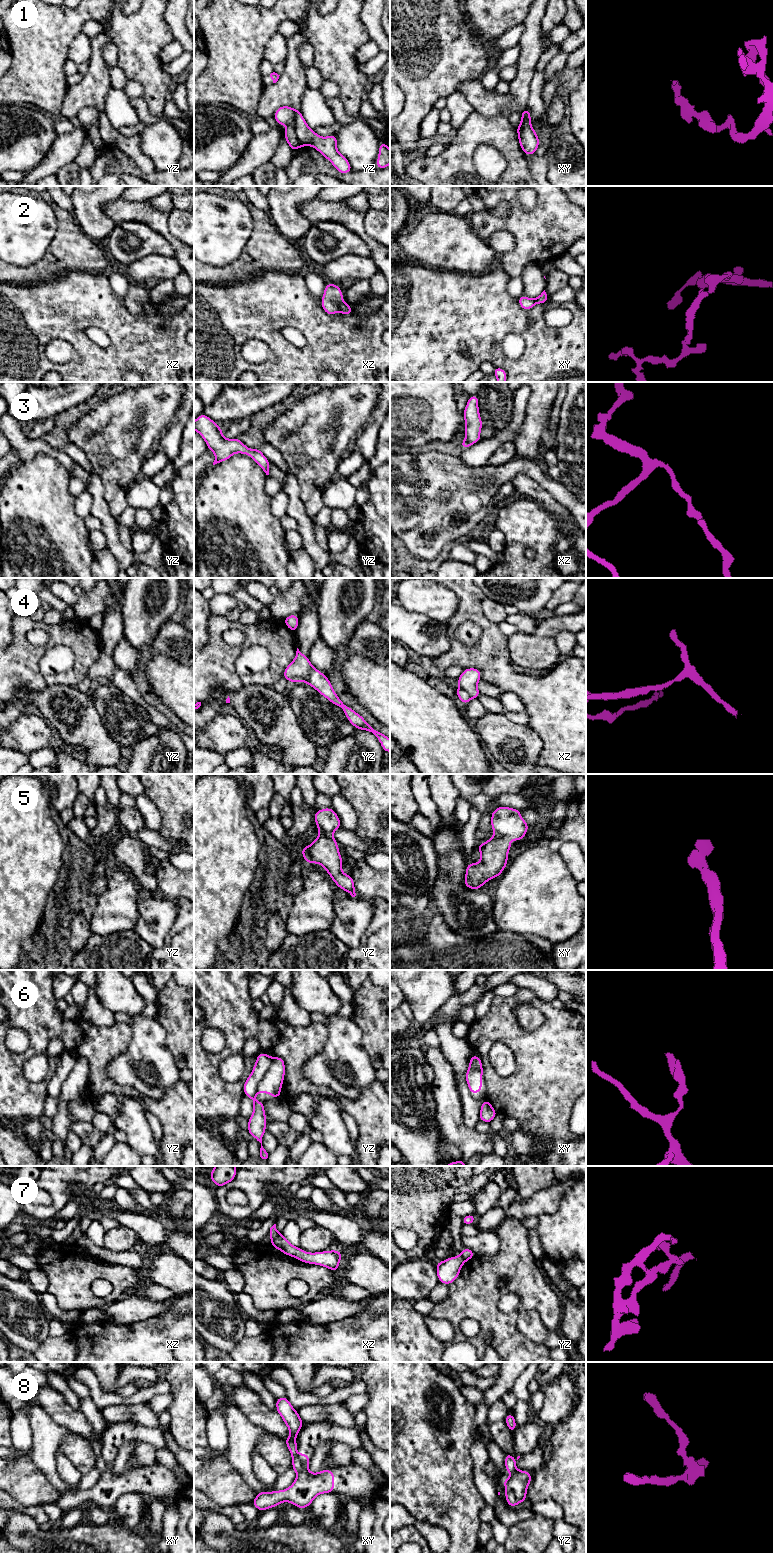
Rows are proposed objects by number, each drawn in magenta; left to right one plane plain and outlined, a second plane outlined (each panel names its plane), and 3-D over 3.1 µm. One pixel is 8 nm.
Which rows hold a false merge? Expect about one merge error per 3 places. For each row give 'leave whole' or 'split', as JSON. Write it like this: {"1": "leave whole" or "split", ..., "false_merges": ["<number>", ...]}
{"1": "split", "2": "split", "3": "leave whole", "4": "split", "5": "leave whole", "6": "split", "7": "split", "8": "split", "false_merges": ["1", "2", "4", "6", "7", "8"]}

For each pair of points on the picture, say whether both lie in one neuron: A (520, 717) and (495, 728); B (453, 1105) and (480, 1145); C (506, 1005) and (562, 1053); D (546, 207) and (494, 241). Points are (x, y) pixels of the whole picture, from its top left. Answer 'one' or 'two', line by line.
A: two
B: one
C: one
D: two

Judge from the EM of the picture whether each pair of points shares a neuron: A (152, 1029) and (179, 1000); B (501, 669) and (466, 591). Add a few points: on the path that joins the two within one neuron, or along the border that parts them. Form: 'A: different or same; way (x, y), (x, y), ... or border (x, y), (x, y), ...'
A: different; border (153, 1017), (163, 1028), (166, 1043)
B: same; way (489, 650), (489, 630), (471, 610)

